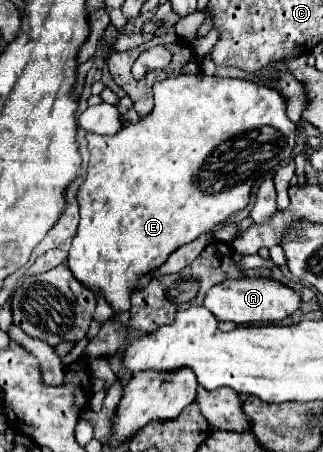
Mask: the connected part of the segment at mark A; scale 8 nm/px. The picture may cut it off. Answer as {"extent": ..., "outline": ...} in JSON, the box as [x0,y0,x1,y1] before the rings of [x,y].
{"extent":[202,278,300,324],"outline":[[[236,278],[236,280],[226,280],[222,284],[216,284],[210,288],[202,302],[218,320],[226,322],[236,322],[236,324],[248,324],[248,322],[280,322],[286,316],[290,316],[294,310],[300,308],[300,296],[274,280],[266,278]]]}

